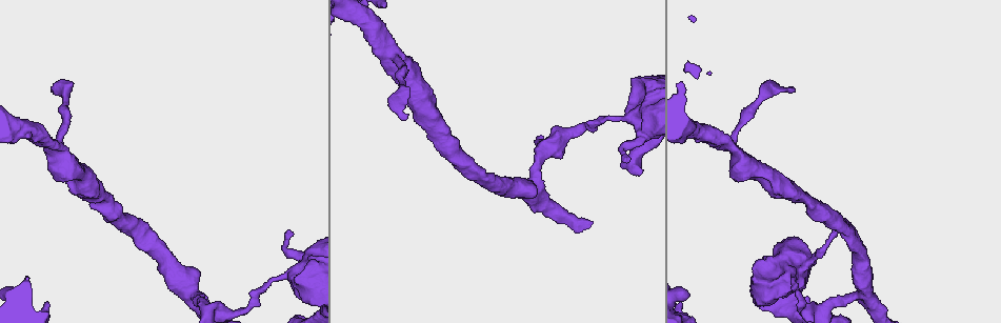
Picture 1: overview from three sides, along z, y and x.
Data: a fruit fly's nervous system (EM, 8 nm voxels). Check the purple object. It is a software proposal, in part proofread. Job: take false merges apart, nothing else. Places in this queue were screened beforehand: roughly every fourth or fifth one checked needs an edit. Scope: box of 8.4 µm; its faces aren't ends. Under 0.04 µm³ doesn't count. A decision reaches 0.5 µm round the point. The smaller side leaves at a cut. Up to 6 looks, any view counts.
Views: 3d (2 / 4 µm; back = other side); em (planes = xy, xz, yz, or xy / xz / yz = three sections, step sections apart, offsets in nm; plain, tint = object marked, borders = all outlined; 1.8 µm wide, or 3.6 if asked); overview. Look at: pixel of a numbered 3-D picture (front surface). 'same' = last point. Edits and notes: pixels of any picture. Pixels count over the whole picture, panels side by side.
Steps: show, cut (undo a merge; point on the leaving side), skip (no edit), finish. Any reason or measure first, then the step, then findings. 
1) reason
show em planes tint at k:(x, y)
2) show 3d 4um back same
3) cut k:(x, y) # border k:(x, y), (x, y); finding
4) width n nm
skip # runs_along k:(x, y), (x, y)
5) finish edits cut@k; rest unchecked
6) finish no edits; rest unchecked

sudden change in width
show 3d 4um back at 1:(785, 273)

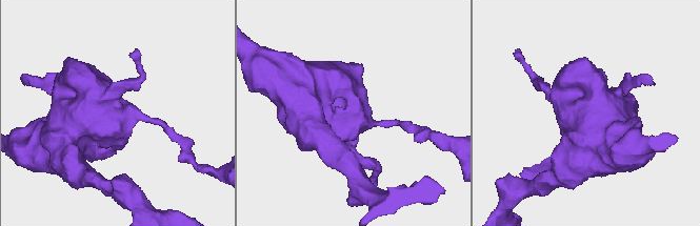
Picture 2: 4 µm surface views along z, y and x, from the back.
need the tissue
show em 3.6um planes tint at 2:(339, 115)

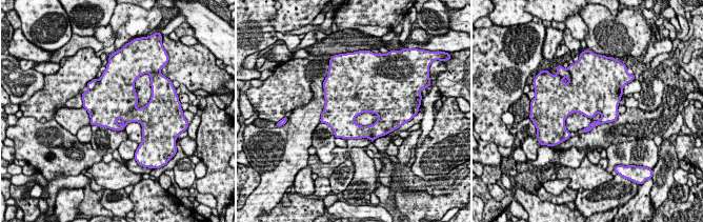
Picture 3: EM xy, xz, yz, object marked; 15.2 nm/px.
cut 3:(107, 97) # border 3:(99, 80), (89, 89); a second cell is stuck on

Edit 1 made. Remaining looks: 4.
see it whole again
show overview

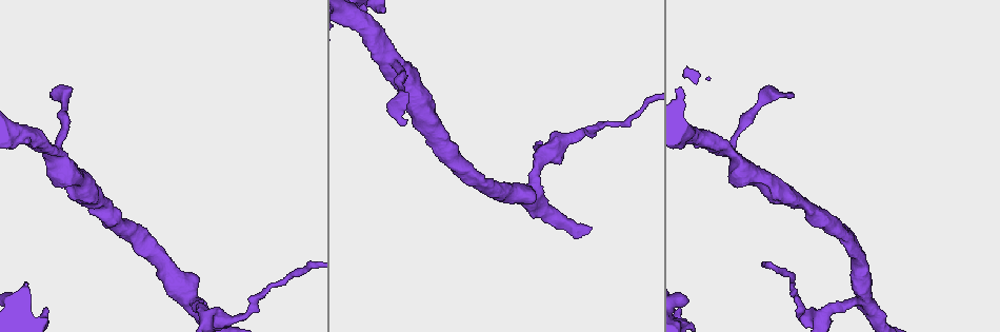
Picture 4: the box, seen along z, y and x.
a narrow waist
show em yz step 16 tint at 4:(526, 193)

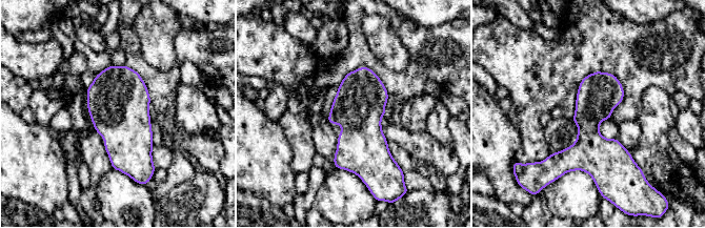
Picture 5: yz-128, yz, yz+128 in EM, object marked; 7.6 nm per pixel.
show em xz step 16 borders same

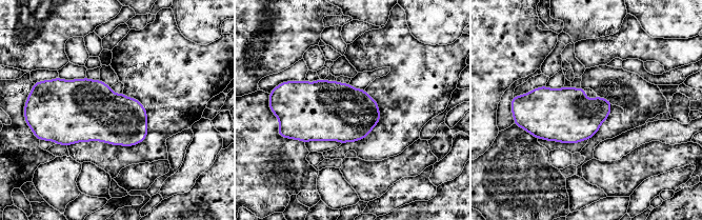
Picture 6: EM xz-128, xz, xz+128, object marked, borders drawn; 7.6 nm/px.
width 340 nm
skip # continuous, no second cell

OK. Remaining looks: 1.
finish edits cut@3; rest unchecked

